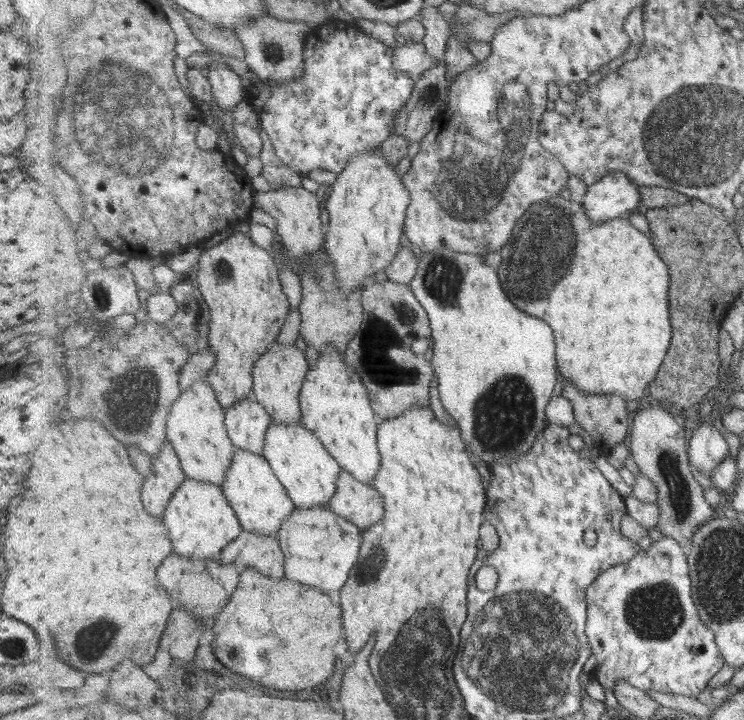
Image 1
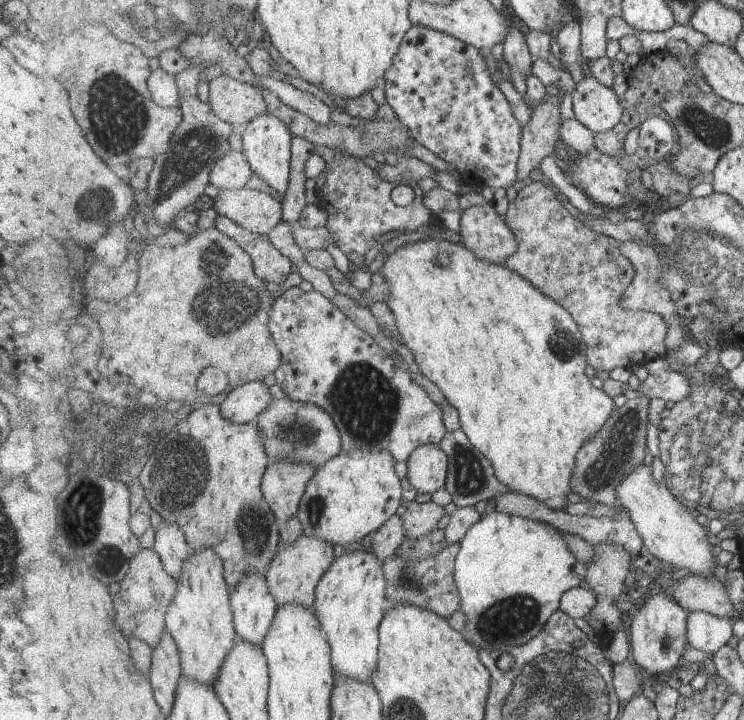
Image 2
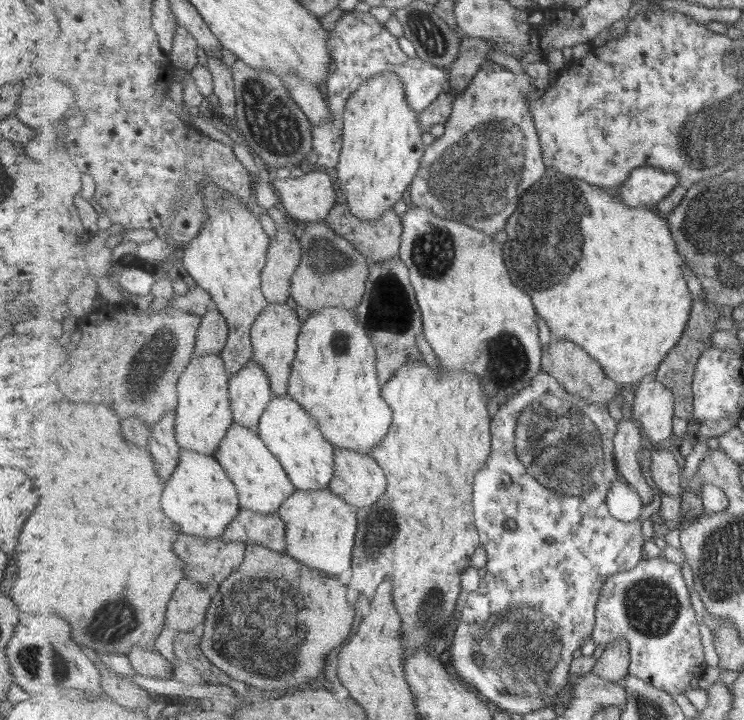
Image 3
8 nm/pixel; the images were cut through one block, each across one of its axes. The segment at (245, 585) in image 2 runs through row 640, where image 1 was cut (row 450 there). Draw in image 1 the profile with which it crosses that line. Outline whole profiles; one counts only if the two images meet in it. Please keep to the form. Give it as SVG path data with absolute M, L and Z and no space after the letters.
M253 393L226 410L226 424L233 444L237 449L258 455L265 452L266 434L272 423L269 411Z

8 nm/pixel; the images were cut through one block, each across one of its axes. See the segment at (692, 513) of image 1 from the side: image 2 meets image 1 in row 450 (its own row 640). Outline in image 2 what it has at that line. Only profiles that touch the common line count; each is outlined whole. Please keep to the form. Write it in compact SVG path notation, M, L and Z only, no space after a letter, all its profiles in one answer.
M654 594L632 616L630 641L634 660L648 671L651 677L671 673L686 651L688 642L688 616L690 612L667 594Z

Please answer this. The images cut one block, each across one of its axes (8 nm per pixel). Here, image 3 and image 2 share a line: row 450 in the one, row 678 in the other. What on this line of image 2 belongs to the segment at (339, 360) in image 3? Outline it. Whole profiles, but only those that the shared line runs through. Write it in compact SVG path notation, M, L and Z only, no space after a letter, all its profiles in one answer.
M370 549L346 551L323 575L312 606L332 646L334 671L360 681L373 680L379 668L379 624L386 615L388 591L384 566Z

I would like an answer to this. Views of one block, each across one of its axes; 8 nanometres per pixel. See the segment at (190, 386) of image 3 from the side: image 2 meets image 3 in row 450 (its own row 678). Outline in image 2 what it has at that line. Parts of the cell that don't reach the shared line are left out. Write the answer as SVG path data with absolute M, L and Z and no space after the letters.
M213 547L193 552L184 564L178 589L167 615L167 628L171 630L180 648L184 675L197 678L212 687L238 638L230 586L223 564L224 560Z

